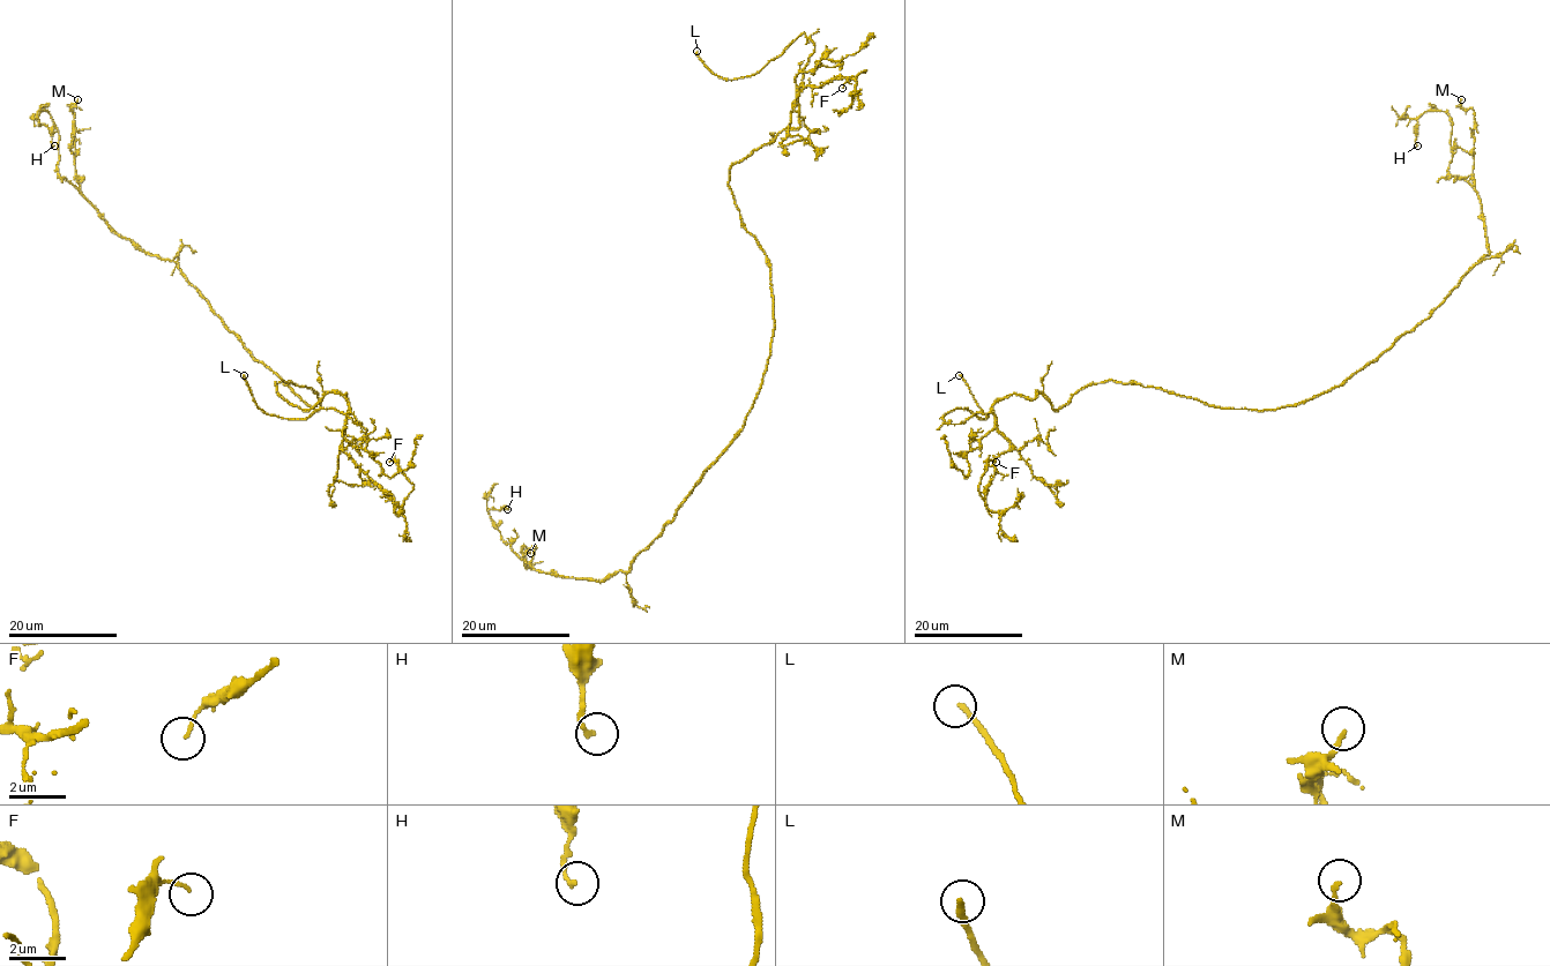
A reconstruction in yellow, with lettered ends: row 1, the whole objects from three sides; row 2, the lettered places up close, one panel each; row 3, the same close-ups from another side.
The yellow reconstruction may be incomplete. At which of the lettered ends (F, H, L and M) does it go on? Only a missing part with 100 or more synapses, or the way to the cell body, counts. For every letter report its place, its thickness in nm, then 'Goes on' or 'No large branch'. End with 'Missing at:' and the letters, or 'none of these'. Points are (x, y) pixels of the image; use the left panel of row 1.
F: Place: (389, 462). Thickness 100 nm. No large branch
H: Place: (54, 145). Thickness 150 nm. No large branch
L: Place: (244, 375). Thickness 200 nm. Goes on
M: Place: (77, 99). Thickness 150 nm. No large branch
Missing at: L

